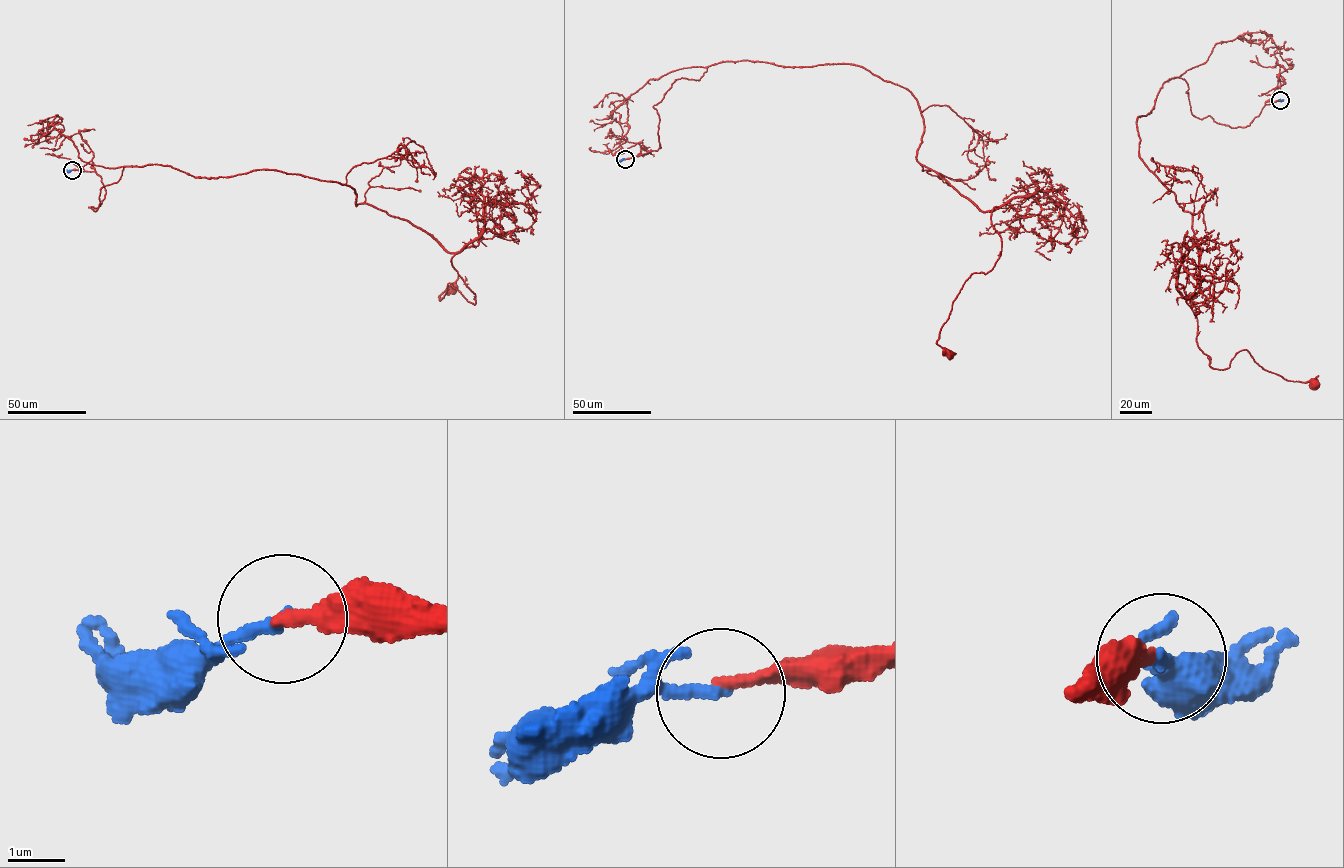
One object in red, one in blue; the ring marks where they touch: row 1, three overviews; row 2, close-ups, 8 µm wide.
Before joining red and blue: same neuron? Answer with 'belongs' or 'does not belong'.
does not belong

